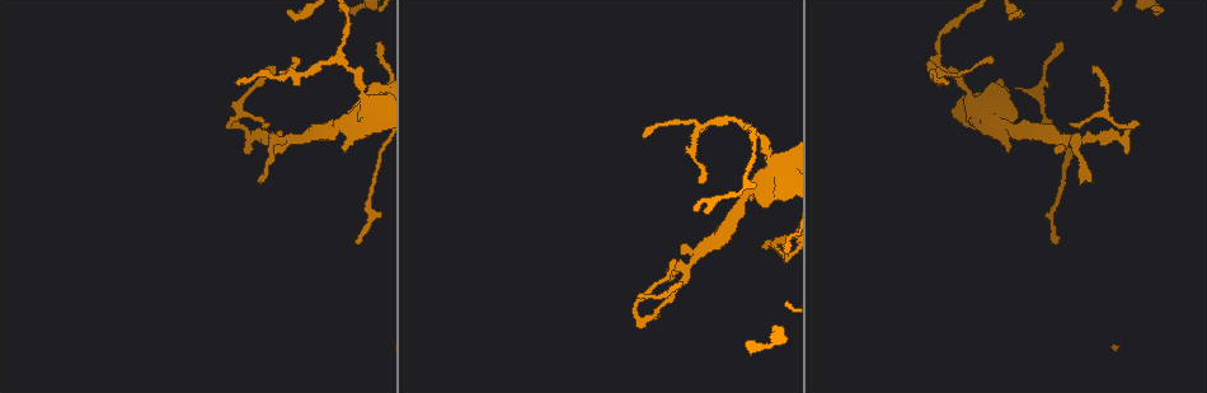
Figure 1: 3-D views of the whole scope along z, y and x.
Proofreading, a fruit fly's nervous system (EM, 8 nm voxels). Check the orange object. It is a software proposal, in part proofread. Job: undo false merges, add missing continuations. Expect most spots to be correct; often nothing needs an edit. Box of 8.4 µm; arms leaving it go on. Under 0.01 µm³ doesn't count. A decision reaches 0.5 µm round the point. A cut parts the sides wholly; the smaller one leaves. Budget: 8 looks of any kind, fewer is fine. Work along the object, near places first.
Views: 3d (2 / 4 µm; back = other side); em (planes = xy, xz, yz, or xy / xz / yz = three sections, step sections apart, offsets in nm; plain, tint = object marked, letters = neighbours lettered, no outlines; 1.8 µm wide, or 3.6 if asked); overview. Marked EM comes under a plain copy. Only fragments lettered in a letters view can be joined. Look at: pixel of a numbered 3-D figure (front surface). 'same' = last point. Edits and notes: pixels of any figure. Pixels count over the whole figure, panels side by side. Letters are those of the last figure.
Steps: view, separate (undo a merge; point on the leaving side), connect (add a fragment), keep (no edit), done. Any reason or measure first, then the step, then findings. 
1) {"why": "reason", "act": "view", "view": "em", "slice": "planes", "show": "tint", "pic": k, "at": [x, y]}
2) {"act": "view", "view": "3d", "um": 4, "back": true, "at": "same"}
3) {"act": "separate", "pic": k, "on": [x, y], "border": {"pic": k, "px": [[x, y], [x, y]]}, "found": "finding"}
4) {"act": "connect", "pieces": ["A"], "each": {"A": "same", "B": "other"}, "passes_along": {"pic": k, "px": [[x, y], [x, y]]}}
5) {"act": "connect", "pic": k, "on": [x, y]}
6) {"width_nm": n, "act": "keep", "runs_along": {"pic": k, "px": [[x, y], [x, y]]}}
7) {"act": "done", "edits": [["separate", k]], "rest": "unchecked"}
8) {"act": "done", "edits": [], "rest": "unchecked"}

{"why": "thick end", "act": "view", "view": "3d", "um": 4, "pic": 1, "at": [750, 199]}

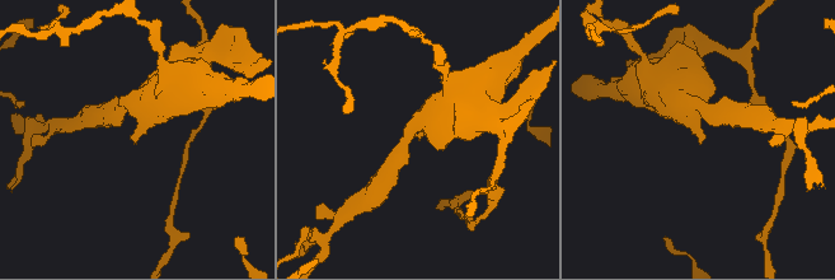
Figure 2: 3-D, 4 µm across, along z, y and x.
{"why": "need the tissue", "act": "view", "view": "em", "slice": "planes", "show": "letters", "pic": 2, "at": [698, 142]}

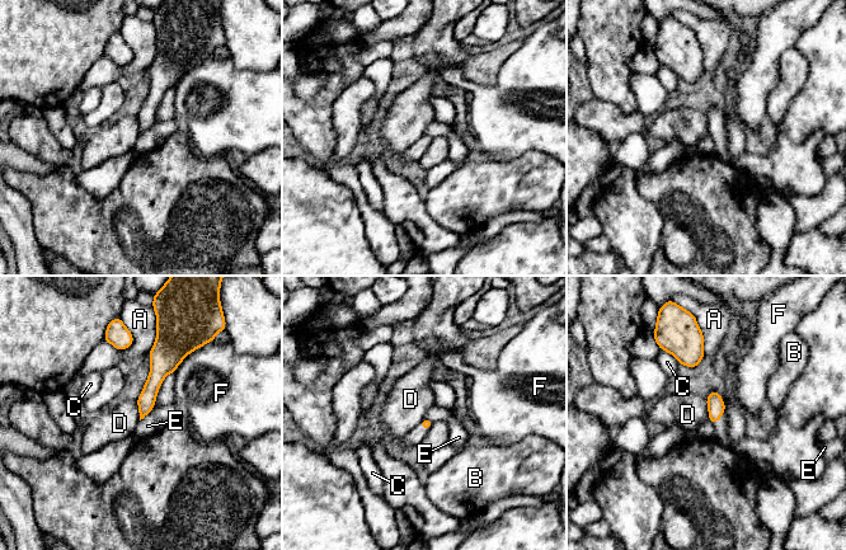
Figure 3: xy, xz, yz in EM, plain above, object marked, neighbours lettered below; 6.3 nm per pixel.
{"act": "keep", "each": {"A": "other", "B": "other", "C": "other", "D": "other", "E": "other", "F": "other"}, "border": {"pic": 3, "px": [[704, 398], [708, 405], [709, 419]]}, "found": "no lettered fragment goes on from it"}

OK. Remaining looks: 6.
{"why": "abrupt turn", "act": "view", "view": "3d", "um": 2, "pic": 1, "at": [275, 142]}

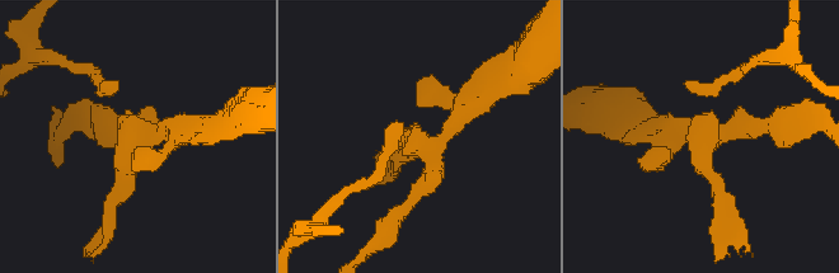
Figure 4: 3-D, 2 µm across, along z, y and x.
{"why": "shape alone is not enough", "act": "view", "view": "em", "slice": "planes", "show": "letters", "pic": 4, "at": [425, 150]}

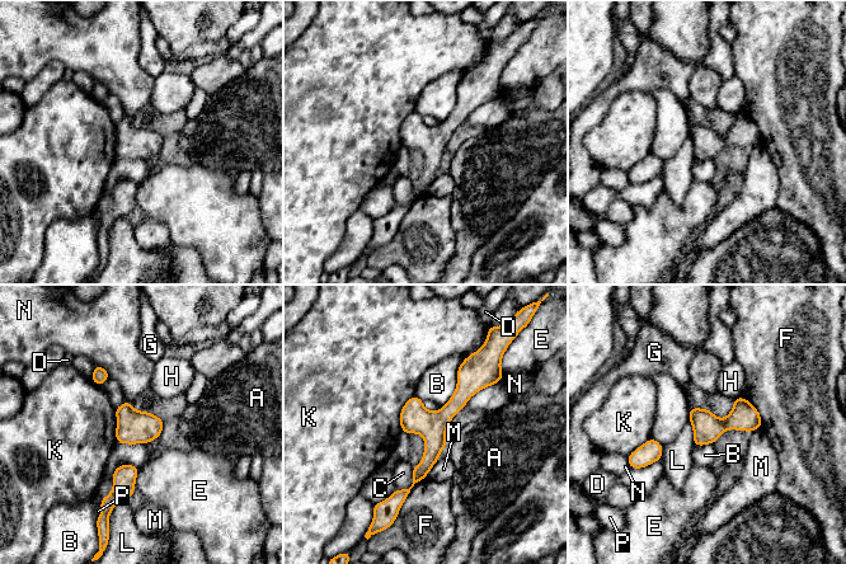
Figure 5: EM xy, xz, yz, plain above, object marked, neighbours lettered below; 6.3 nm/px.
{"width_nm": 180, "act": "keep", "each": {"A": "other", "B": "other", "C": "other", "D": "other", "E": "other", "F": "other", "G": "other", "H": "other", "K": "other", "L": "other", "M": "other", "N": "other", "P": "other"}, "border": {"pic": 5, "px": [[689, 417], [692, 424], [694, 443]]}, "found": "continuous, no second neuron"}

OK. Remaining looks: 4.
{"why": "long arm stops here", "act": "view", "view": "em", "slice": "planes", "show": "letters", "pic": 1, "at": [358, 242]}

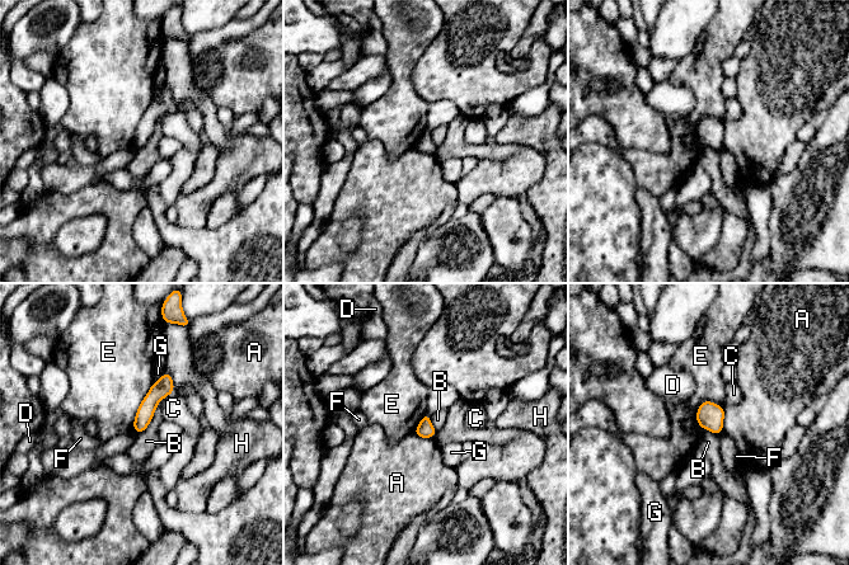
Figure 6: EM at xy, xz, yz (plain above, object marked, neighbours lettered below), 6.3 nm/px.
{"act": "keep", "each": {"A": "other", "B": "other", "C": "other", "D": "other", "E": "other", "F": "other", "G": "other", "H": "other"}, "border": {"pic": 6, "px": [[158, 404], [150, 423], [137, 433]]}, "found": "none of them fits"}

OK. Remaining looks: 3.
{"act": "done", "edits": [], "rest": "unchecked"}

